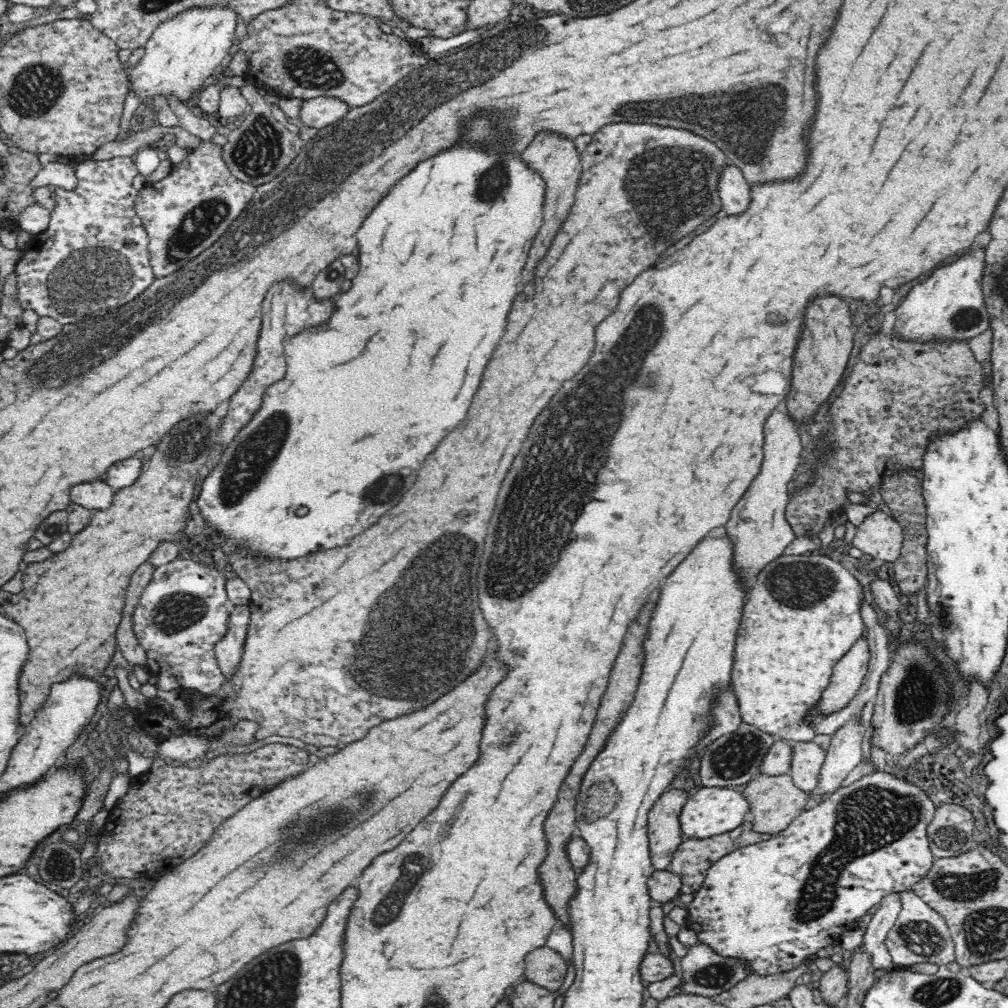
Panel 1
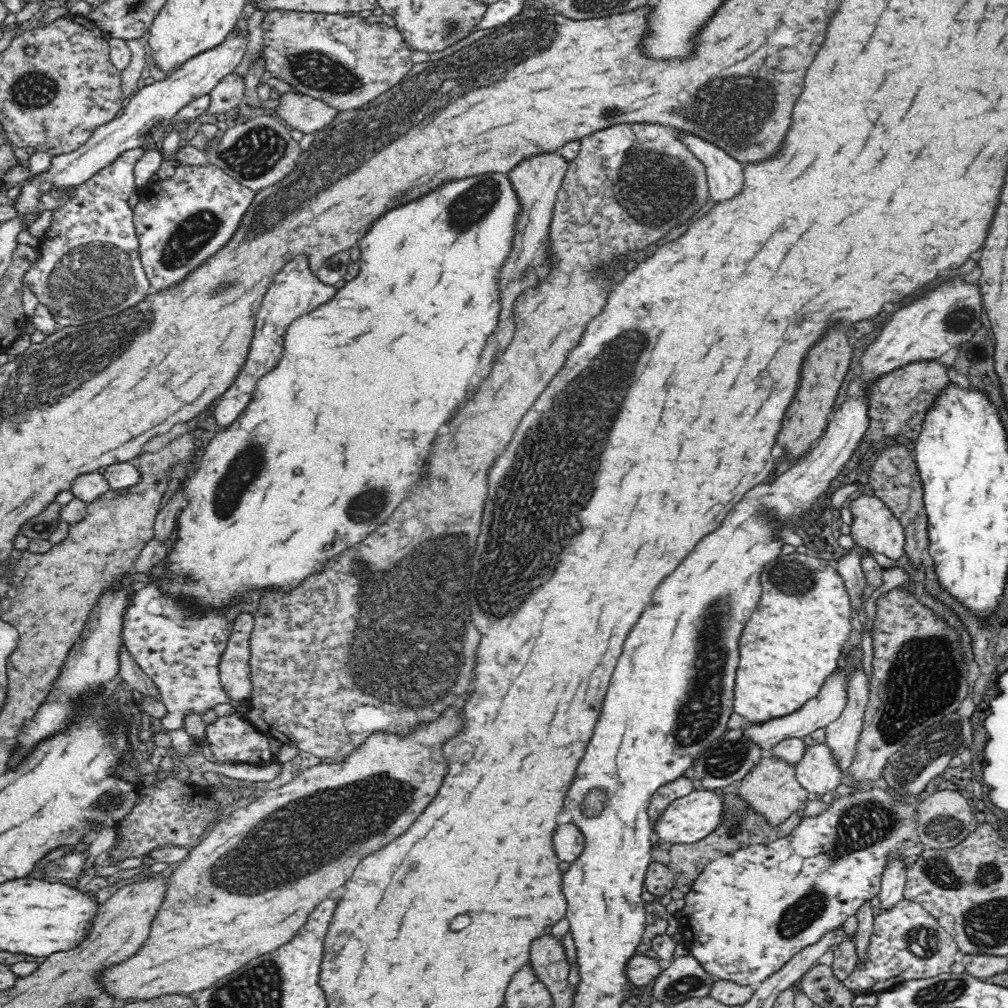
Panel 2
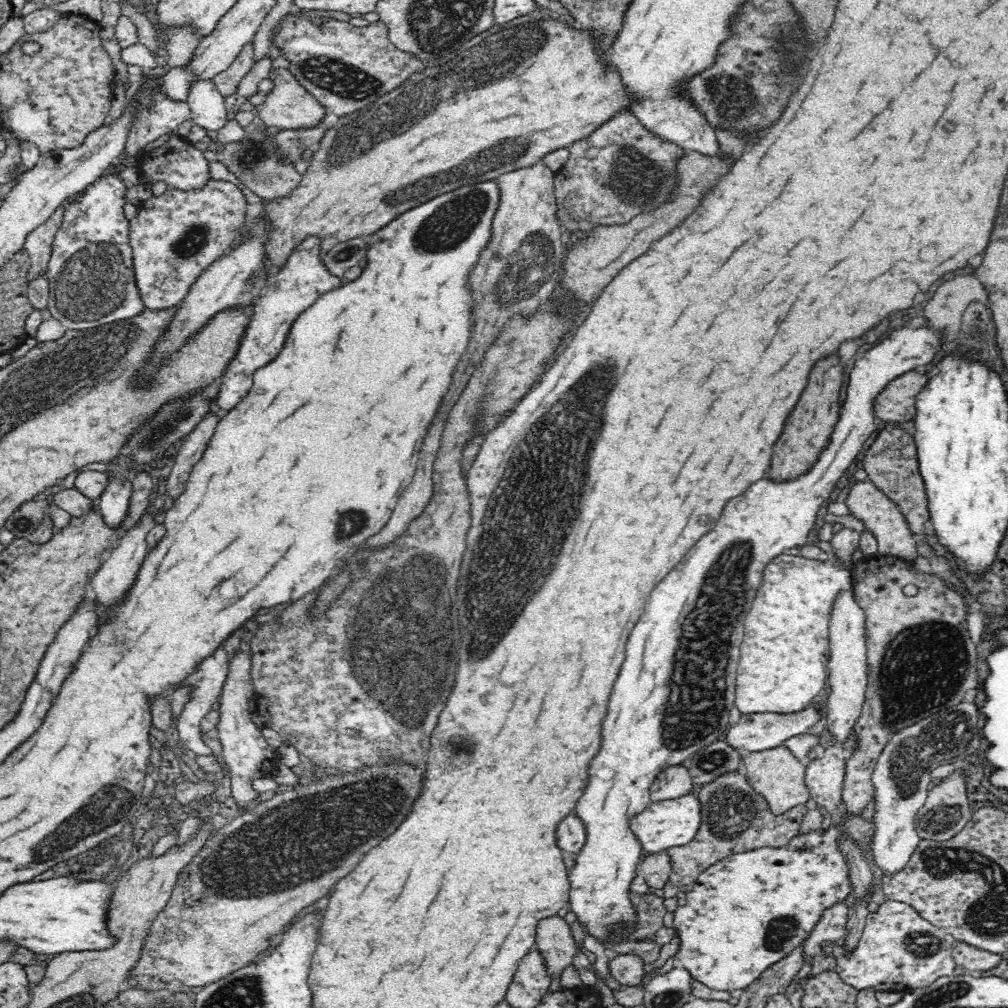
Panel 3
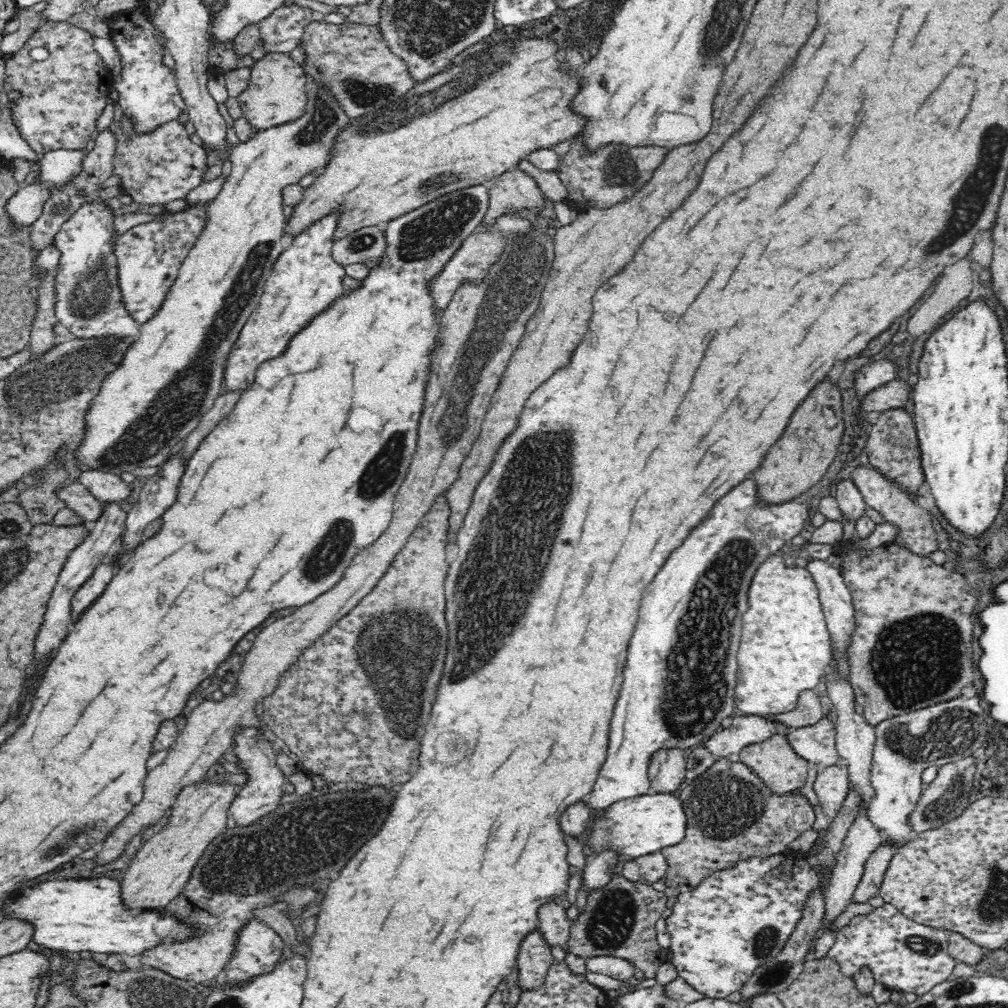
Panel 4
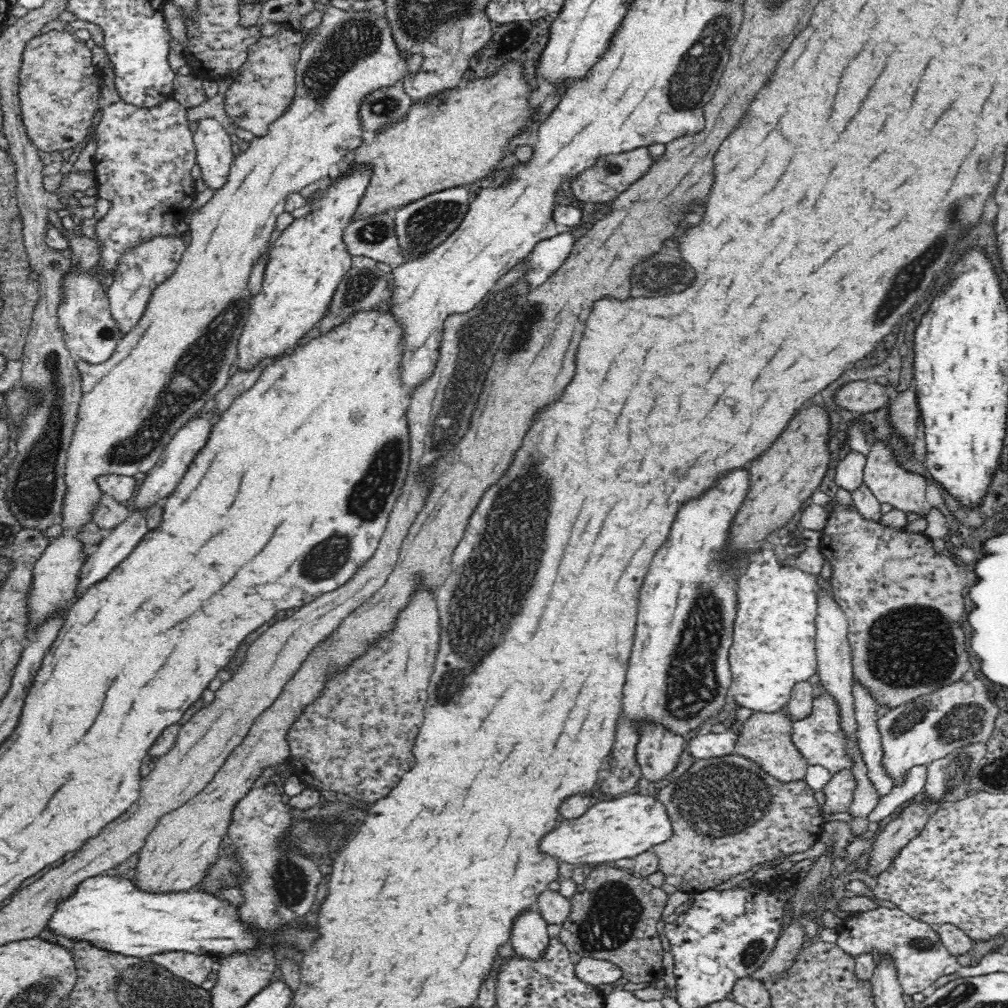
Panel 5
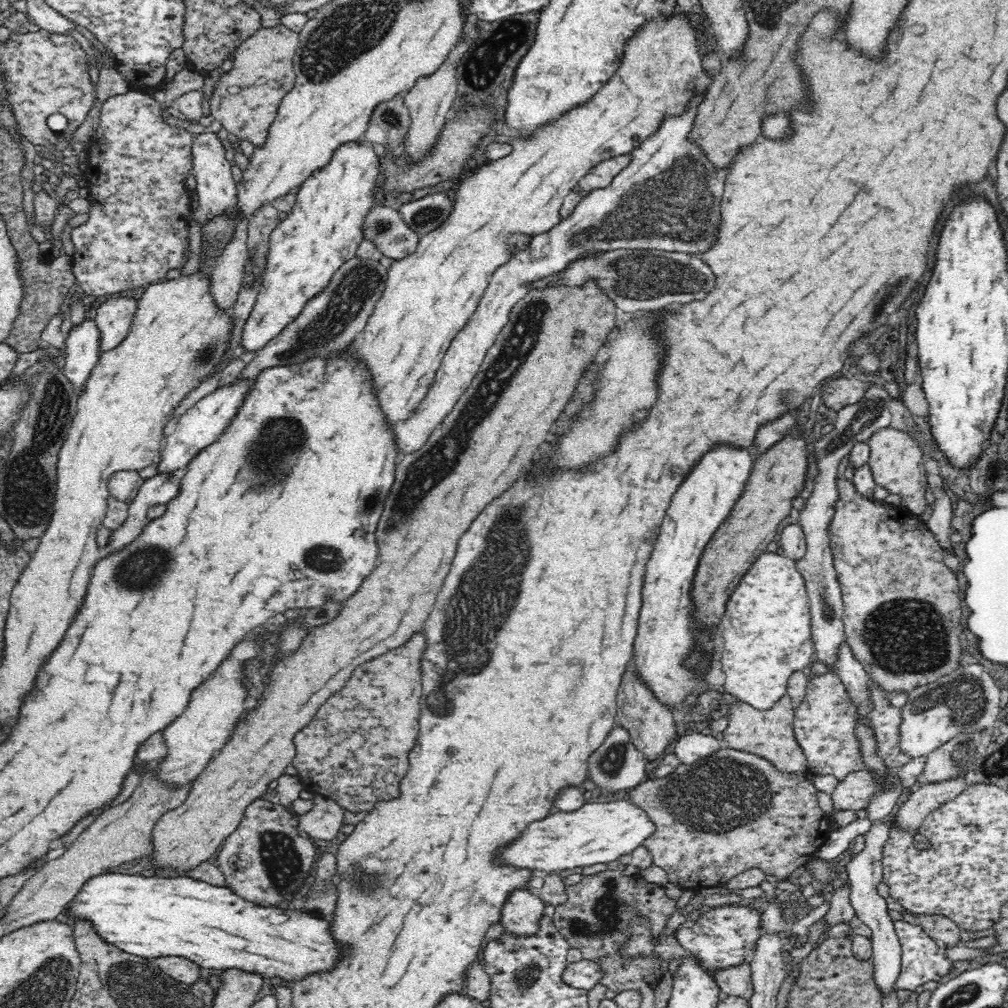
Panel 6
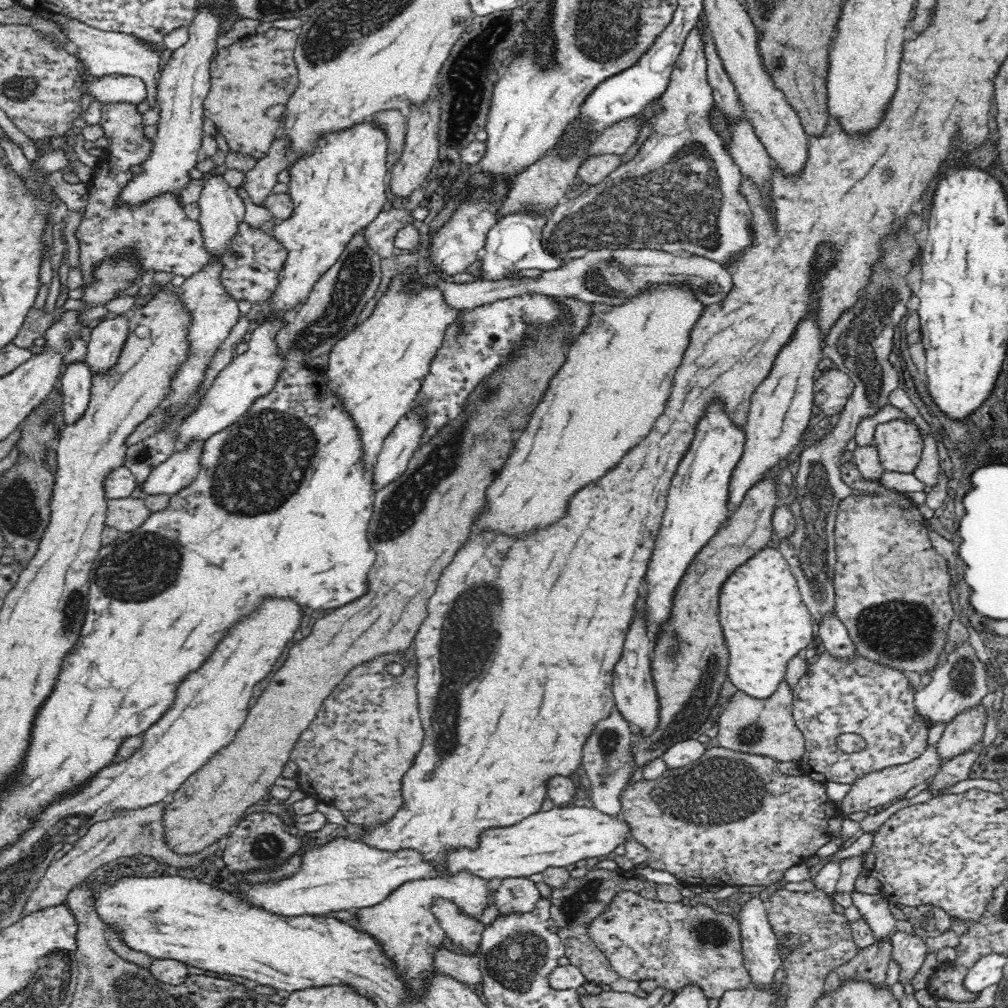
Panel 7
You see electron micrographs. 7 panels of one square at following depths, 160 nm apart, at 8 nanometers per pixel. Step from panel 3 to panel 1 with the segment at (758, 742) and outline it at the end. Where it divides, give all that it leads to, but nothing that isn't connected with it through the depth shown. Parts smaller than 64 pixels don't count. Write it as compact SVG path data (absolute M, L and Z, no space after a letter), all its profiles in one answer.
M868 633L858 639L846 656L834 666L828 688L822 692L820 700L808 708L804 716L806 725L815 728L823 718L845 709L855 699L870 662L870 647L866 639Z

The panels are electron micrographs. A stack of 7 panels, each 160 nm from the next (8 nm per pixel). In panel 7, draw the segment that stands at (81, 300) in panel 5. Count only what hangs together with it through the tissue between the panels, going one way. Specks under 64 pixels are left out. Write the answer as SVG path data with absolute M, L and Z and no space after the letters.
M74 362L60 376L62 382L62 422L63 427L77 423L88 409L91 398L92 373L83 362Z

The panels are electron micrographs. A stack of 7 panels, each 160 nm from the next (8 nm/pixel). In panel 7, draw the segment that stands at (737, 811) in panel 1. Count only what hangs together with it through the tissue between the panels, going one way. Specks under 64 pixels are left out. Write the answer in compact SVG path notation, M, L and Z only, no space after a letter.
M566 806L566 808L552 808L546 812L538 812L534 816L528 816L526 820L510 826L510 828L492 828L482 832L478 850L468 850L468 848L458 848L452 850L446 856L446 872L462 872L468 870L472 876L478 876L483 880L508 879L517 877L530 877L531 874L538 874L546 870L548 866L568 866L578 860L590 860L592 863L610 854L618 844L625 844L631 836L630 829L626 822L620 817L607 816L599 812L596 808L577 808Z

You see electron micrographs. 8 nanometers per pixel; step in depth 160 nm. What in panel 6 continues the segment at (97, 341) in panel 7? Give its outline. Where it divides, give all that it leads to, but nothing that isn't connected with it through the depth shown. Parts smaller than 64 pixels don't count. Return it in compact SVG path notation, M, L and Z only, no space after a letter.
M125 295L112 297L97 309L94 321L101 337L98 346L101 353L116 348L126 339L133 324L137 301L133 297L126 298Z

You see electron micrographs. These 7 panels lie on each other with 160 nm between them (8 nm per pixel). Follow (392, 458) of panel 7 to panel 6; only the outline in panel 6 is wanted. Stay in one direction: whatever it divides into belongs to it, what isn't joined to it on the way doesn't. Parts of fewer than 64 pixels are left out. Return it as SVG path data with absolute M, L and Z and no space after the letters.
M694 90L692 98L686 104L686 110L682 114L676 114L676 116L666 116L662 120L662 124L646 140L643 140L638 148L631 152L632 158L630 158L628 166L612 178L610 186L592 190L582 197L577 202L576 208L570 210L572 214L566 214L566 218L561 218L554 228L533 236L529 249L519 252L506 264L499 267L497 272L493 273L481 302L478 303L472 316L466 320L467 324L453 338L448 350L446 350L446 354L444 354L440 367L435 374L434 382L428 388L426 397L406 420L392 427L399 456L416 452L419 448L422 448L426 444L430 433L440 426L445 416L452 412L456 402L463 396L466 389L471 385L472 379L477 375L487 350L507 326L509 312L516 303L526 297L529 292L528 287L531 286L532 282L561 272L572 260L600 251L618 249L666 250L668 252L702 254L712 246L714 238L718 236L718 224L720 224L722 216L720 218L710 218L708 214L720 214L720 202L722 202L726 174L729 172L730 165L717 168L707 158L707 152L704 152L694 141L689 140L698 105L706 98L706 95L706 90Z

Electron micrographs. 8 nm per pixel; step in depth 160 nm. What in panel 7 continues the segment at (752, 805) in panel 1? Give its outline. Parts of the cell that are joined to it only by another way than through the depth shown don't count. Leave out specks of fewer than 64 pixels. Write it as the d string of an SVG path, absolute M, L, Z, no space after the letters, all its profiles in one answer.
M782 678L778 688L768 698L754 698L737 690L720 714L718 746L734 752L766 756L774 761L797 763L805 752L805 738L793 719L793 692Z

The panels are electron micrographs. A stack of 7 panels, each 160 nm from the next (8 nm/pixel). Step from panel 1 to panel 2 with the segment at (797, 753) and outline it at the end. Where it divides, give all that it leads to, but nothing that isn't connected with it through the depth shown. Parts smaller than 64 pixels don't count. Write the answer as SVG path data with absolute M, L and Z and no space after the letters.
M824 743L807 748L804 758L797 763L796 779L808 792L828 799L842 784L845 772L840 769L832 751Z

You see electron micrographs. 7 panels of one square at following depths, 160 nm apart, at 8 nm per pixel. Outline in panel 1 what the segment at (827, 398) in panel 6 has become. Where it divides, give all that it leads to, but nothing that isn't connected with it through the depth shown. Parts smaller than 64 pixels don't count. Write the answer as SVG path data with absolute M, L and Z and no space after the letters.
M874 336L860 352L860 362L852 368L850 376L846 378L846 386L840 396L832 402L830 412L834 418L836 432L830 432L830 444L822 448L834 448L834 454L816 466L816 480L806 490L798 492L788 508L786 520L790 523L796 536L814 536L818 534L824 523L838 520L843 511L838 508L846 504L846 492L864 492L872 486L877 490L882 478L902 472L906 465L922 470L924 450L928 446L930 436L940 432L954 432L969 424L971 419L980 417L985 407L980 401L980 392L984 388L984 372L982 364L974 358L968 344L962 342L942 342L942 344L918 344L918 342L902 342L890 336Z

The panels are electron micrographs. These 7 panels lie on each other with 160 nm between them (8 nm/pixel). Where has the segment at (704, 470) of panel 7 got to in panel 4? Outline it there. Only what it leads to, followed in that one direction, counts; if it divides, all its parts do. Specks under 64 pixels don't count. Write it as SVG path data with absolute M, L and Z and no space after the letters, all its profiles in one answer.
M744 480L742 484L734 486L732 492L728 492L722 500L718 500L718 504L714 504L714 510L710 510L710 516L706 516L706 520L702 520L698 524L698 528L694 528L694 532L688 534L688 538L684 540L682 548L676 548L672 552L672 556L668 556L664 568L658 572L658 576L654 576L654 580L648 584L644 598L642 598L642 608L640 608L640 618L634 630L634 636L630 640L628 646L628 658L623 670L623 683L616 701L612 720L609 728L609 748L607 758L602 764L598 782L594 784L592 794L584 800L593 813L602 813L606 808L614 805L618 800L632 798L634 796L642 796L652 792L650 780L648 777L648 767L650 758L659 749L680 748L689 750L695 746L701 746L706 738L710 738L716 731L720 731L721 722L730 717L734 710L734 690L737 684L738 662L736 662L736 652L738 652L738 644L740 644L740 628L742 628L742 614L748 608L748 588L752 582L752 576L756 572L756 568L760 566L768 556L781 553L782 546L789 544L794 536L798 535L800 530L804 528L804 522L808 520L808 502L798 502L791 500L779 505L760 505L760 501L756 498L756 484L754 480Z

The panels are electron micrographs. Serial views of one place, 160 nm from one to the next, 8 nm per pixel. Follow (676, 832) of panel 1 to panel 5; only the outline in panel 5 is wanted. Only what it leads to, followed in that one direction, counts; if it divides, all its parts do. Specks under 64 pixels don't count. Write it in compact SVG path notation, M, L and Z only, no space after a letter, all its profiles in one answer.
M636 720L636 759L646 780L659 781L676 767L687 744L686 736L668 730L653 720Z

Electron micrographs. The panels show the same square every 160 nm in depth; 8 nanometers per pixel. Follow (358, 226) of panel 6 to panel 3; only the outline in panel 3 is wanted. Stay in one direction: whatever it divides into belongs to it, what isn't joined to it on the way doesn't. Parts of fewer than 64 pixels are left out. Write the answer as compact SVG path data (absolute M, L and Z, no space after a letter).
M310 236L300 242L290 254L283 265L282 270L274 276L264 296L256 302L256 306L250 308L250 326L246 328L246 334L242 338L242 346L238 348L234 360L228 362L228 368L224 370L222 386L216 402L222 410L232 410L243 400L252 386L253 372L258 368L272 362L282 350L293 322L301 312L310 308L323 295L334 291L344 285L345 280L326 268L321 254L321 238Z

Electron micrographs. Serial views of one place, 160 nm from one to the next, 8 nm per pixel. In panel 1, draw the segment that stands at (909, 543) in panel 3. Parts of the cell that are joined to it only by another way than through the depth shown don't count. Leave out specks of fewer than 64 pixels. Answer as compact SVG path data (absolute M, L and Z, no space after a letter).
M872 509L857 526L852 543L874 558L894 562L900 556L903 540L900 523L886 511Z

